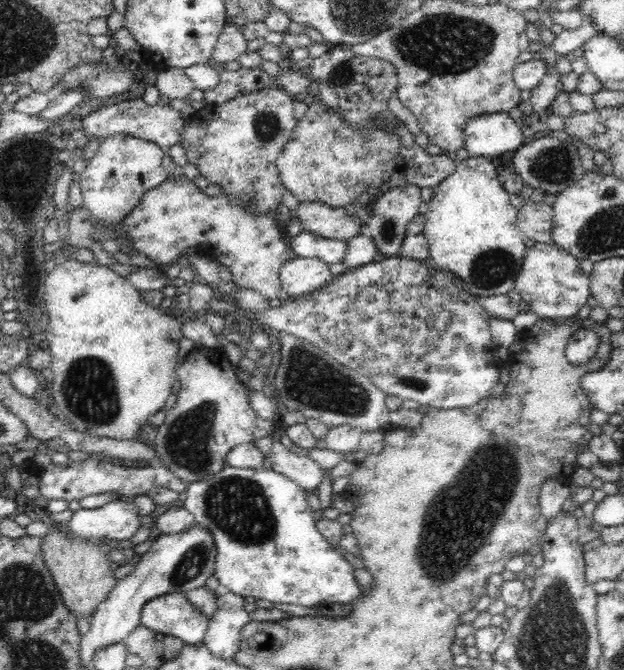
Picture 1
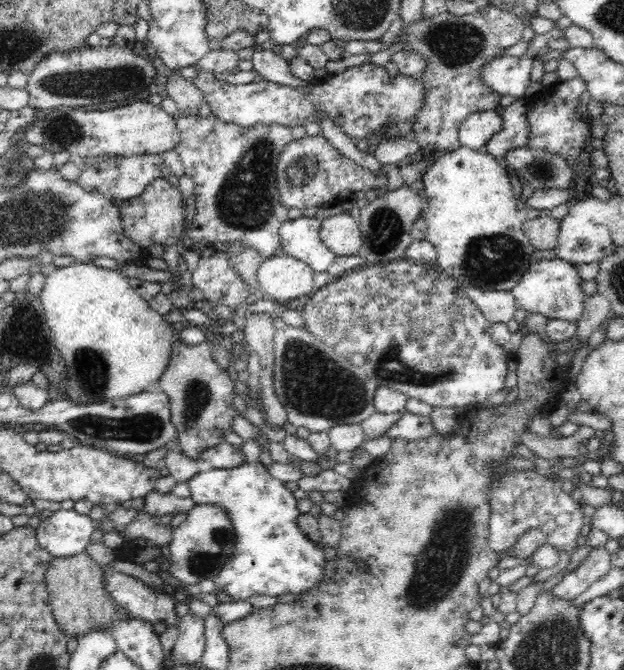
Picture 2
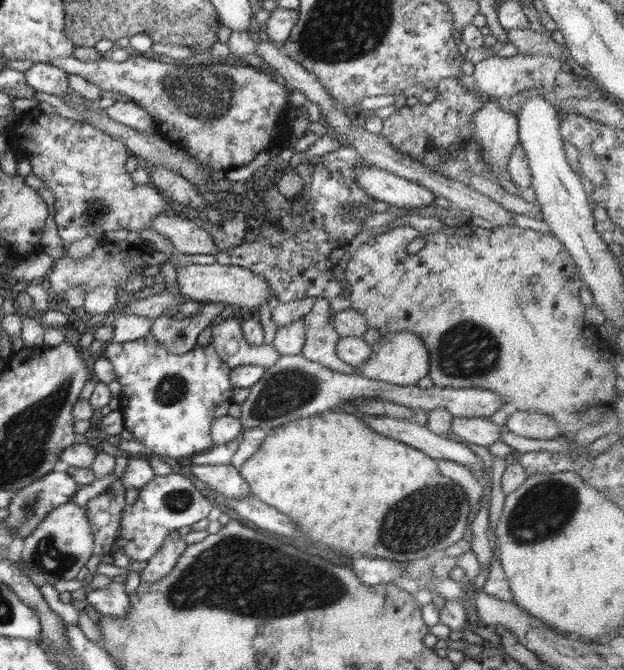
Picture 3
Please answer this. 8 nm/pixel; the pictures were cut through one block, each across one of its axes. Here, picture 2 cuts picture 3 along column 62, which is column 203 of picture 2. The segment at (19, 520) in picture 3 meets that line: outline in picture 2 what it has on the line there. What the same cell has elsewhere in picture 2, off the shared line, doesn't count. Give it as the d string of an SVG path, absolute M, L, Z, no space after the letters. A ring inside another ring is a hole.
M259 461L244 463L240 467L229 470L214 469L210 472L197 473L185 483L191 491L192 500L197 505L218 505L226 508L237 535L237 542L229 554L228 562L213 578L220 591L240 601L247 600L255 594L277 597L279 594L290 592L290 594L299 595L318 586L322 577L329 575L329 569L326 566L328 559L324 557L323 549L298 529L297 516L300 514L296 507L298 500L292 495L292 491L284 487L284 482L274 479Z

